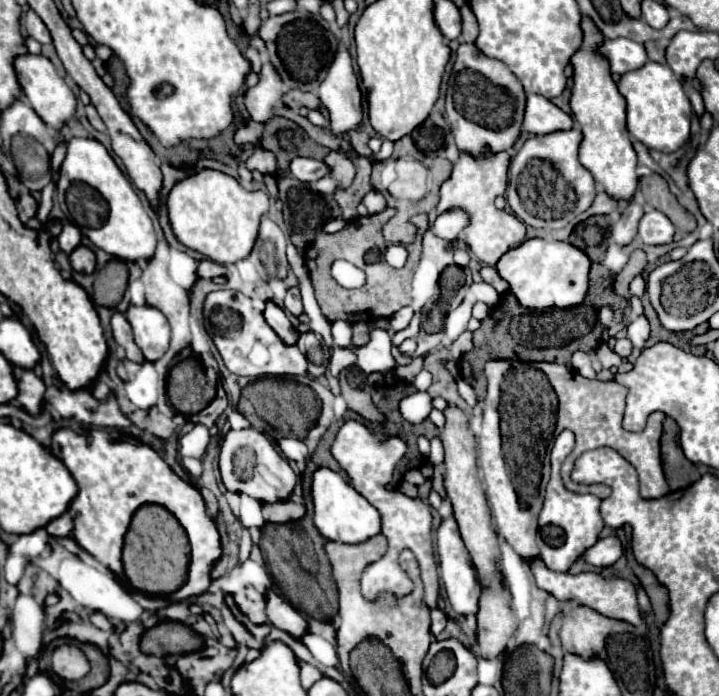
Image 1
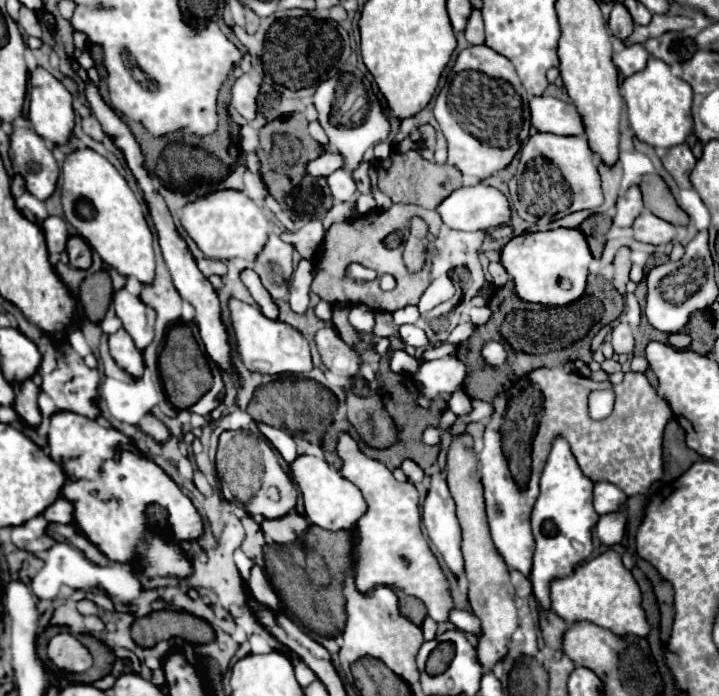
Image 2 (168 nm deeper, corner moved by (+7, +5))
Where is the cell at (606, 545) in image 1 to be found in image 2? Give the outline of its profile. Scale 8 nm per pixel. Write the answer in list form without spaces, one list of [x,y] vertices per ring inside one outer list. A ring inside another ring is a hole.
[[[620,510],[614,514],[604,514],[604,516],[600,516],[600,520],[596,524],[596,536],[604,546],[612,548],[614,544],[618,544],[622,540],[624,526],[626,526],[626,516]]]

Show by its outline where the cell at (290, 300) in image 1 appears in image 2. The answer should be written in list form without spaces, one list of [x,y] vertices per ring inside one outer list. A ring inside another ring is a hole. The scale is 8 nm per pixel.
[[[300,260],[292,280],[290,280],[290,292],[288,292],[288,304],[294,312],[302,314],[308,308],[308,292],[310,292],[310,282],[314,278],[314,268],[310,260]]]

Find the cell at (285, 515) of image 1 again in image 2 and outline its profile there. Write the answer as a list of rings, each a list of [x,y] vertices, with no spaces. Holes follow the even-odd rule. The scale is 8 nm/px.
[[[292,510],[284,518],[272,518],[272,520],[264,518],[260,526],[262,526],[262,532],[268,542],[290,544],[308,528],[308,522],[304,516],[300,516],[296,510]]]

